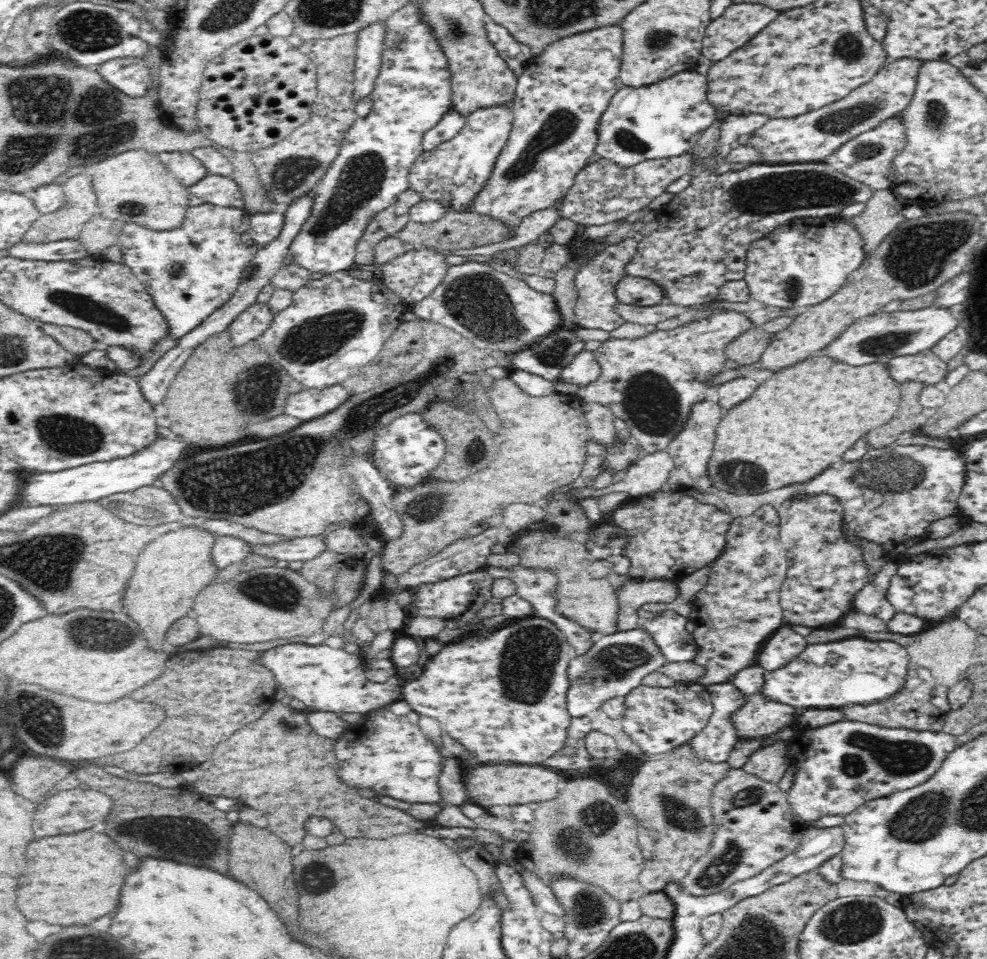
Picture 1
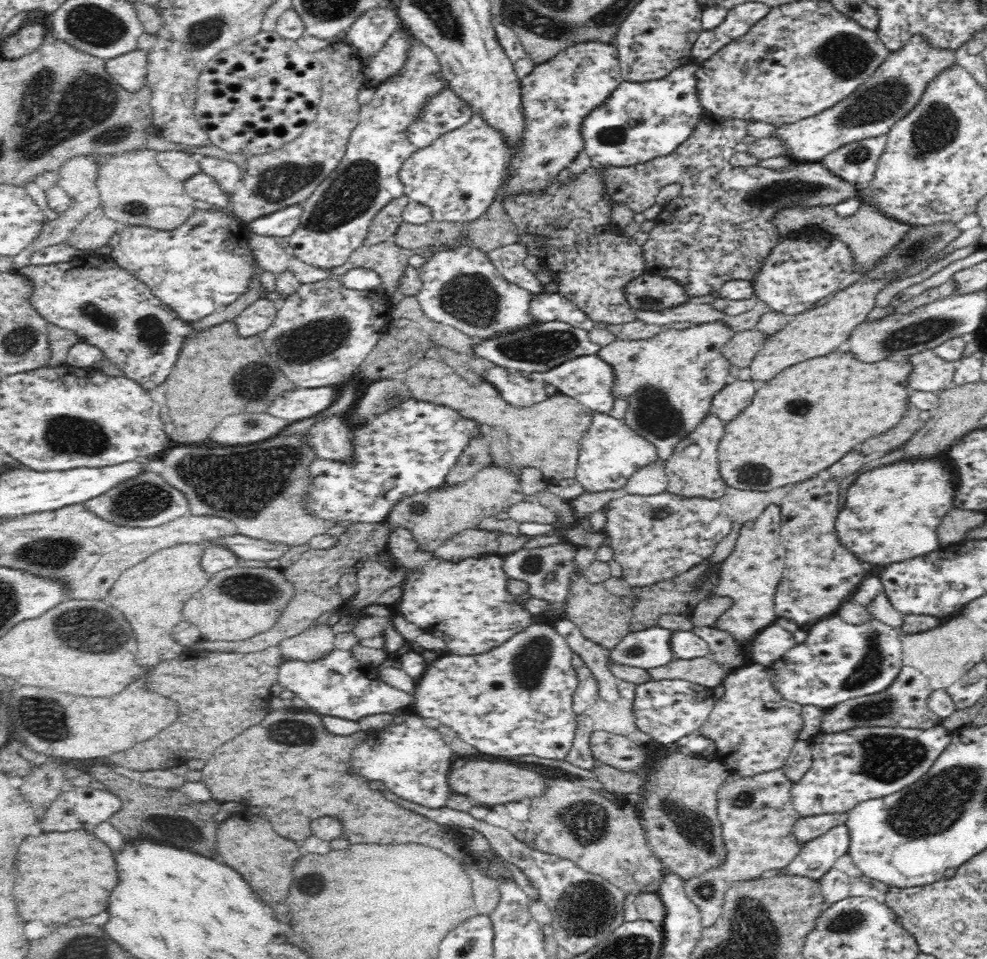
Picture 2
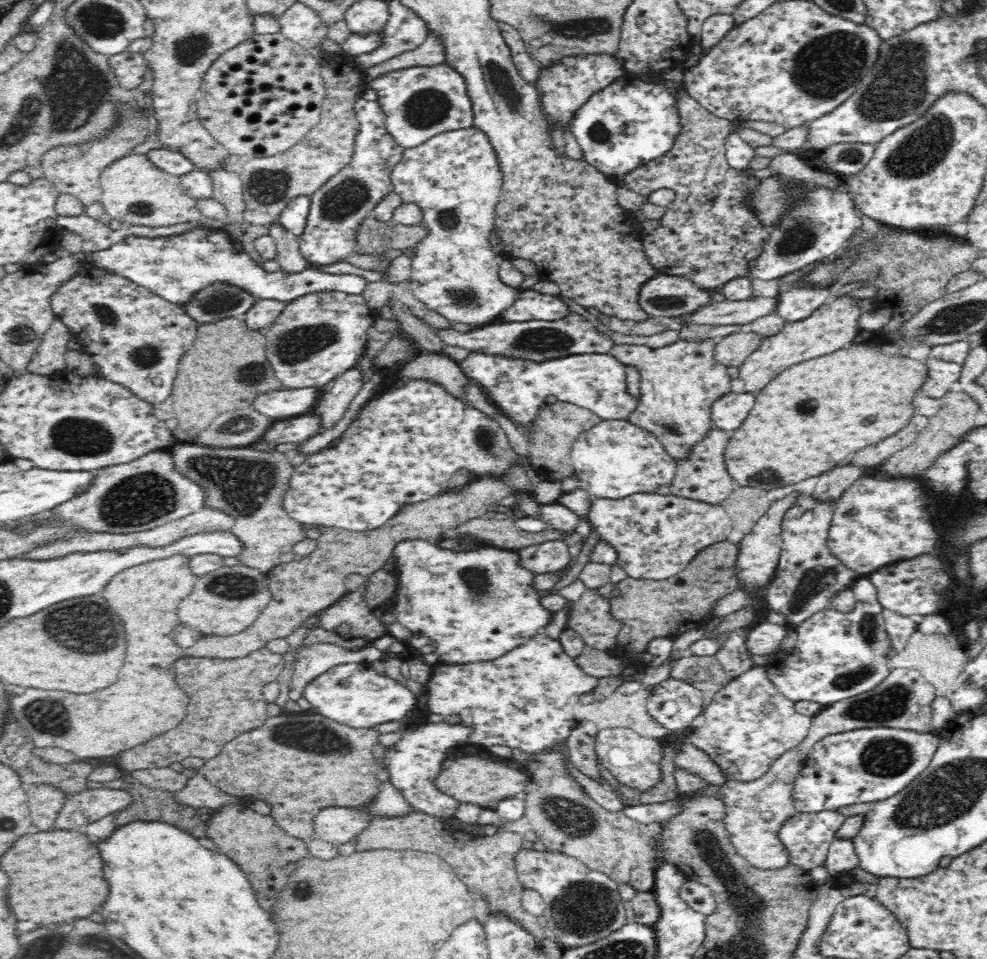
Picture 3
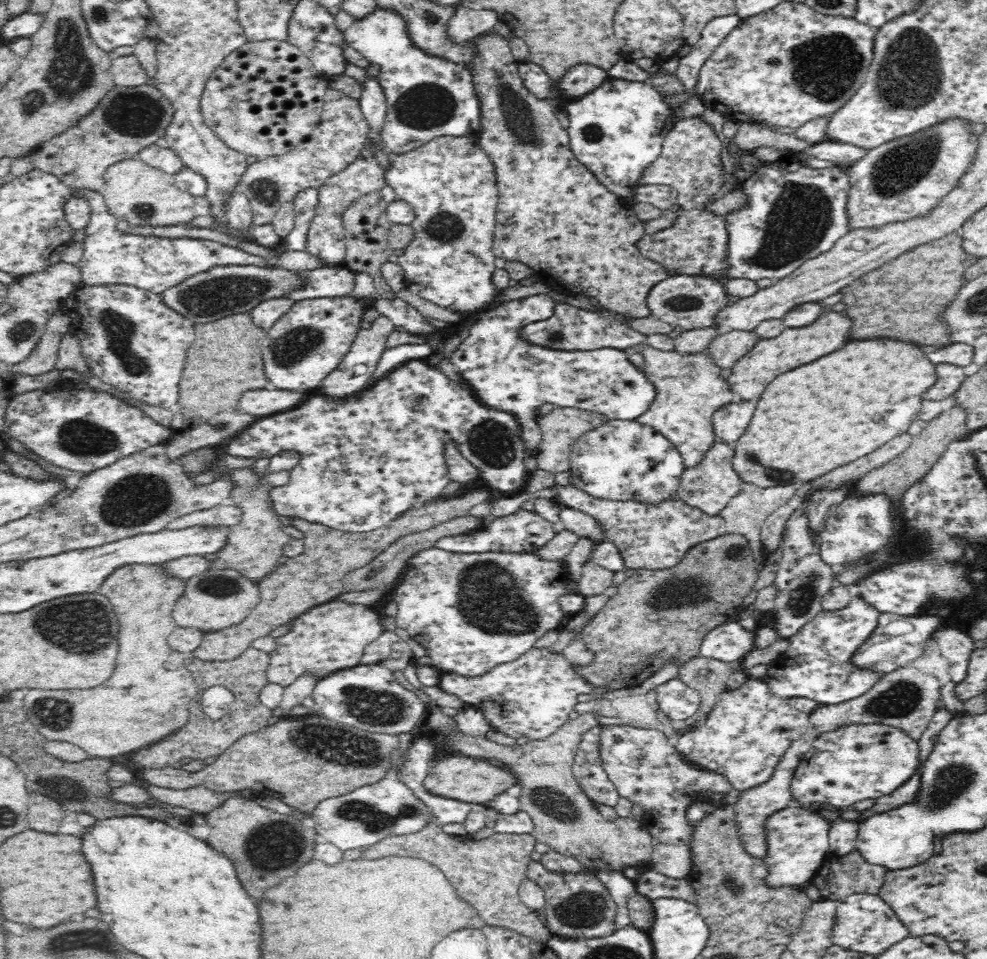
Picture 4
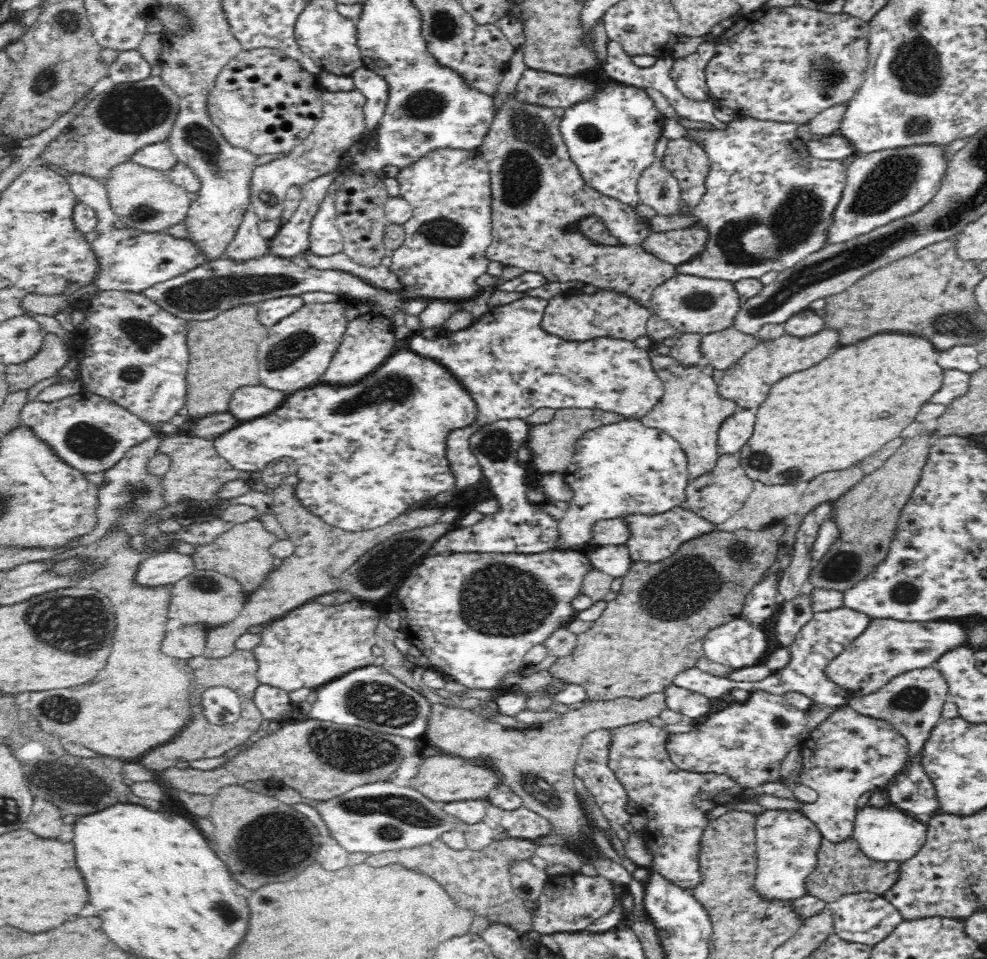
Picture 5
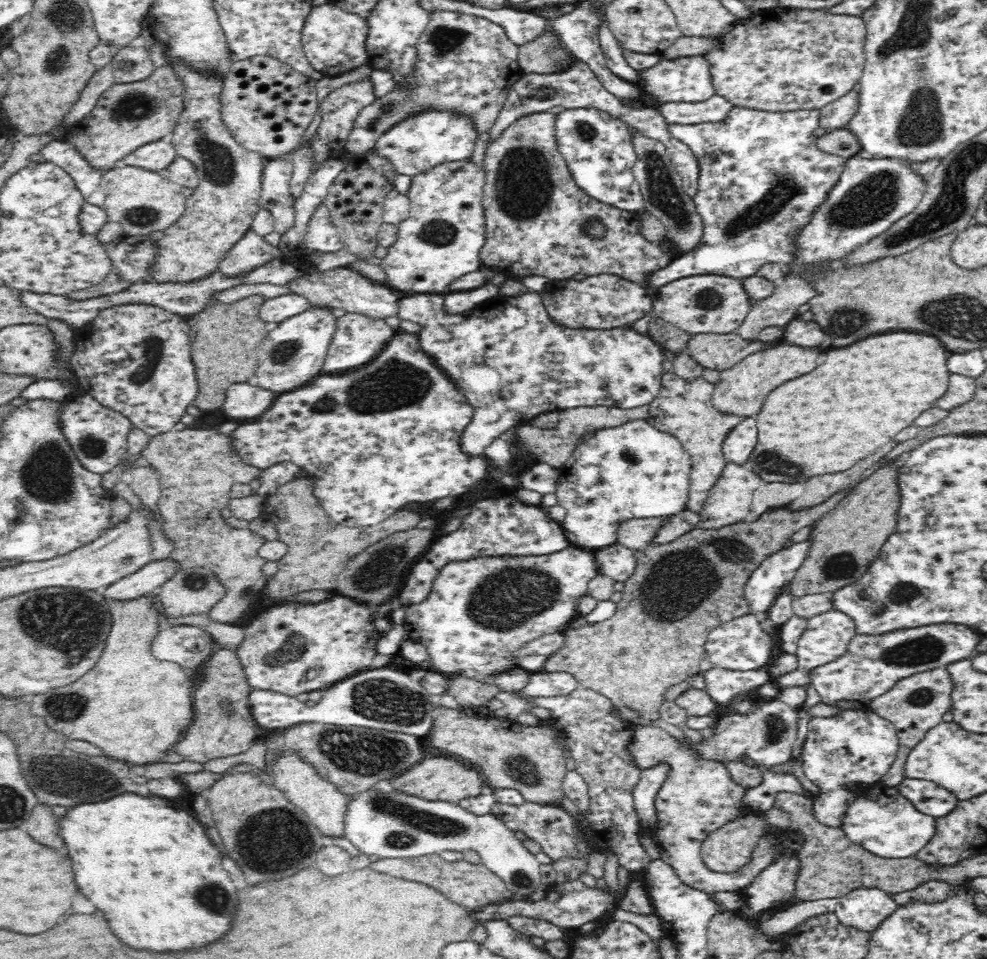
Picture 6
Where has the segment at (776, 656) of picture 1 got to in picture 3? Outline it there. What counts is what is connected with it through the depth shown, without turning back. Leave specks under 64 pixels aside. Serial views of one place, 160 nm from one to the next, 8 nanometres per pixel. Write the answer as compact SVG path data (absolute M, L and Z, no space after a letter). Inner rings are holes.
M763 619L745 631L748 652L751 656L772 656L772 654L778 656L782 640L787 634L786 626L773 624Z

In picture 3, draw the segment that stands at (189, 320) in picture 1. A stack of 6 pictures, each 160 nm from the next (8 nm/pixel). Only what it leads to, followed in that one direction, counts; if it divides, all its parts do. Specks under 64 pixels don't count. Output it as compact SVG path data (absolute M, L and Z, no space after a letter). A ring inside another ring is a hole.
M197 222L190 230L177 235L154 238L126 236L112 247L85 258L87 265L94 264L119 274L182 308L186 308L196 298L197 292L214 283L228 283L238 287L256 300L269 299L285 303L310 292L326 290L362 295L368 284L363 276L357 274L333 275L314 269L304 269L297 273L280 270L266 272L228 231L221 230L218 224L208 226L202 222Z

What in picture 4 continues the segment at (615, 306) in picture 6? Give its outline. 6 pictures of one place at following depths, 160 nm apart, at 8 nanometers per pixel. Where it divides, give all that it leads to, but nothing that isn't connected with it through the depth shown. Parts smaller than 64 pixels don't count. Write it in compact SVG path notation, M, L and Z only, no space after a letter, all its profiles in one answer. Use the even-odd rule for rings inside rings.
M558 304L554 316L528 324L519 331L523 342L542 348L566 351L591 351L594 349L625 349L646 342L647 336L626 326L625 317L612 312L588 312L570 304Z

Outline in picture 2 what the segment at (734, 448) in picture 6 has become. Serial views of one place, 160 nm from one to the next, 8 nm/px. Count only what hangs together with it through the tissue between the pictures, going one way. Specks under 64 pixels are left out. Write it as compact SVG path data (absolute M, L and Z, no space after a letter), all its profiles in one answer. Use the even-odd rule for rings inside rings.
M741 380L728 384L714 395L711 412L725 423L738 416L752 402L756 388L754 380Z

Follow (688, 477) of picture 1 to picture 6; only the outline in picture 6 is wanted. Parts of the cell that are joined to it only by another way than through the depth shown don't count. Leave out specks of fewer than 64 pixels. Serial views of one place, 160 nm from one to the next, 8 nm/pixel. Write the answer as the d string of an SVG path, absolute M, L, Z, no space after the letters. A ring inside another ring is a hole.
M734 462L726 463L720 474L720 478L714 482L714 486L708 490L708 498L702 504L702 510L698 510L701 528L718 529L731 524L740 523L750 512L753 503L754 491L762 482L758 475L745 468L744 465Z

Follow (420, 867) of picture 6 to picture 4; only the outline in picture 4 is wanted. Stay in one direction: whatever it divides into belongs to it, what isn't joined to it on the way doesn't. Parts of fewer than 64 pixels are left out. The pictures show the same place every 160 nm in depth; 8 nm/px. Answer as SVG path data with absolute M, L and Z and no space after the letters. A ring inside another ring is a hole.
M431 820L418 832L402 835L392 834L378 843L362 848L361 856L370 860L389 855L410 856L427 860L443 871L451 885L456 888L457 895L473 906L476 915L480 916L486 925L509 928L534 941L546 943L551 937L551 932L546 928L544 920L538 918L538 914L530 910L519 897L519 886L525 878L526 868L528 868L528 862L531 860L530 855L534 852L534 845L537 844L536 838L530 833L506 834L498 832L482 840L474 840L471 836L471 833L467 832L462 837L452 837L443 831L441 825Z

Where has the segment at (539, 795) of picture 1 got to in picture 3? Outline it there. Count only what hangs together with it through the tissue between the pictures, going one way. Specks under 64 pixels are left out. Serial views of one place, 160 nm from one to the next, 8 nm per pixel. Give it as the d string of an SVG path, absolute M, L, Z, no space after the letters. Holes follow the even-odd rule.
M466 756L466 758L461 757L455 760L448 768L444 767L440 776L436 778L436 786L448 796L454 796L459 804L469 803L482 808L494 809L501 800L524 792L530 780L532 778L527 772L510 768L508 764L500 764L500 762L476 758L476 756Z

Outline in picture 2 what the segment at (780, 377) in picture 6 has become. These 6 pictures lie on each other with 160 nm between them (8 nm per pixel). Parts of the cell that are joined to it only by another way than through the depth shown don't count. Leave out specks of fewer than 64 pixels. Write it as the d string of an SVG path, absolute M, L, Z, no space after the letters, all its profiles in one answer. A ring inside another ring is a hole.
M956 222L909 225L904 238L890 252L886 252L868 272L862 273L858 280L838 290L824 306L818 306L814 310L809 309L792 317L791 322L783 330L768 336L749 367L753 380L770 380L786 368L802 363L802 360L810 360L810 358L834 352L842 342L849 340L854 328L867 320L868 314L876 306L876 299L881 290L897 280L924 272L930 265L951 254L946 253L943 257L936 256L954 242L962 232L956 227Z

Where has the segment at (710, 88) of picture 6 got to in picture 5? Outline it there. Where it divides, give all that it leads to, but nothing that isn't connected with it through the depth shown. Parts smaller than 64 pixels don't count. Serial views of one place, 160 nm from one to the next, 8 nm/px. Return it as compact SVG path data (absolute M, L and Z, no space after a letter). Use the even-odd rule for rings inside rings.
M733 17L718 22L716 26L712 26L712 30L708 32L708 38L696 48L694 54L675 59L671 75L678 91L687 99L709 100L705 68L715 55L719 38L736 24L736 19Z

